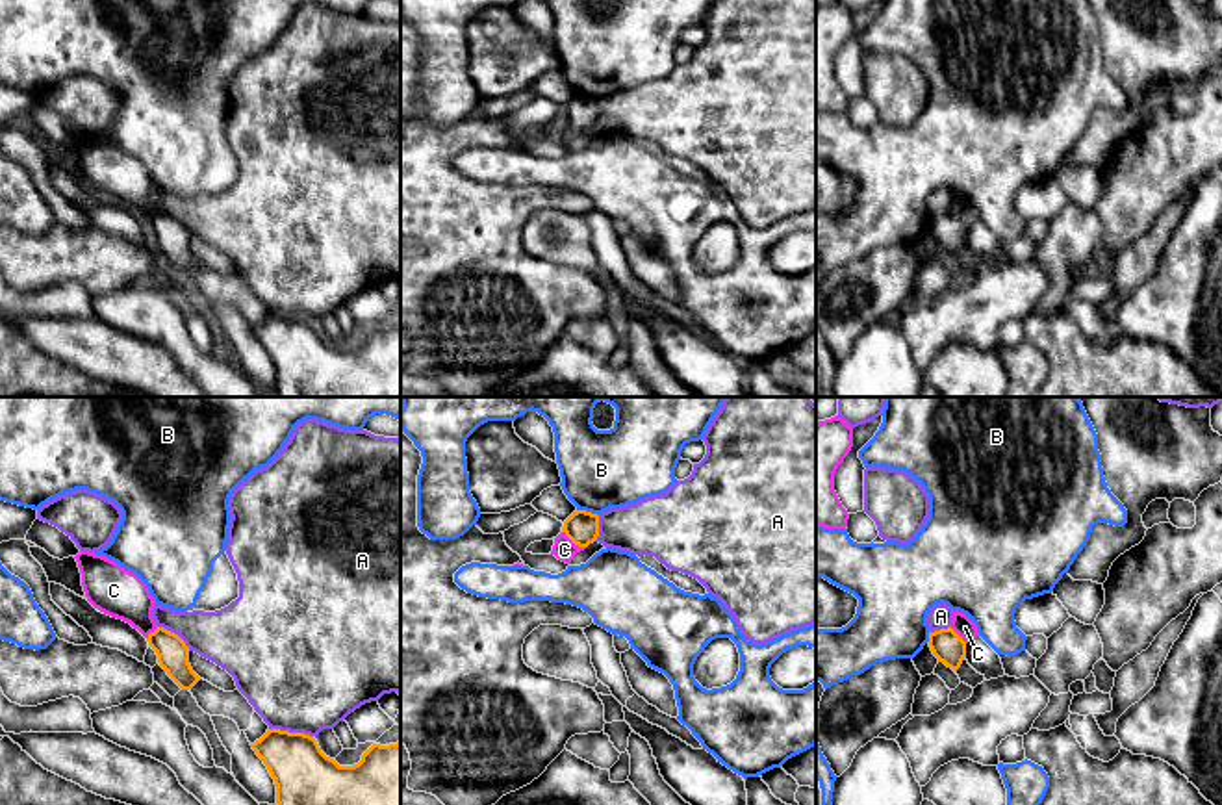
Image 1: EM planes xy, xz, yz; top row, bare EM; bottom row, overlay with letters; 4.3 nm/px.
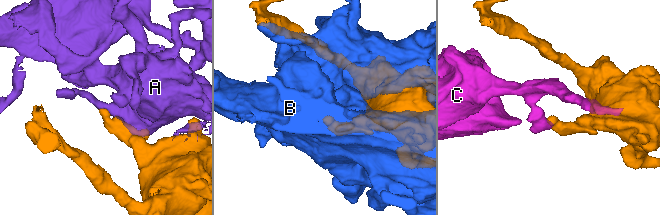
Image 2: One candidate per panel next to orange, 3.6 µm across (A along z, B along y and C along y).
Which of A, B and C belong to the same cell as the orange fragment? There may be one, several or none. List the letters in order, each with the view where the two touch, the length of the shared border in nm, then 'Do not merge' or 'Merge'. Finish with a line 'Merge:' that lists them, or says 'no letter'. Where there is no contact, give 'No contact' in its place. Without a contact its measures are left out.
A: Touches orange in xy. Shared border 200 nm. Do not merge
B: Touches orange in xz. Shared border 100 nm. Do not merge
C: Touches orange in xz. Shared border 130 nm. Do not merge
Merge: no letter

